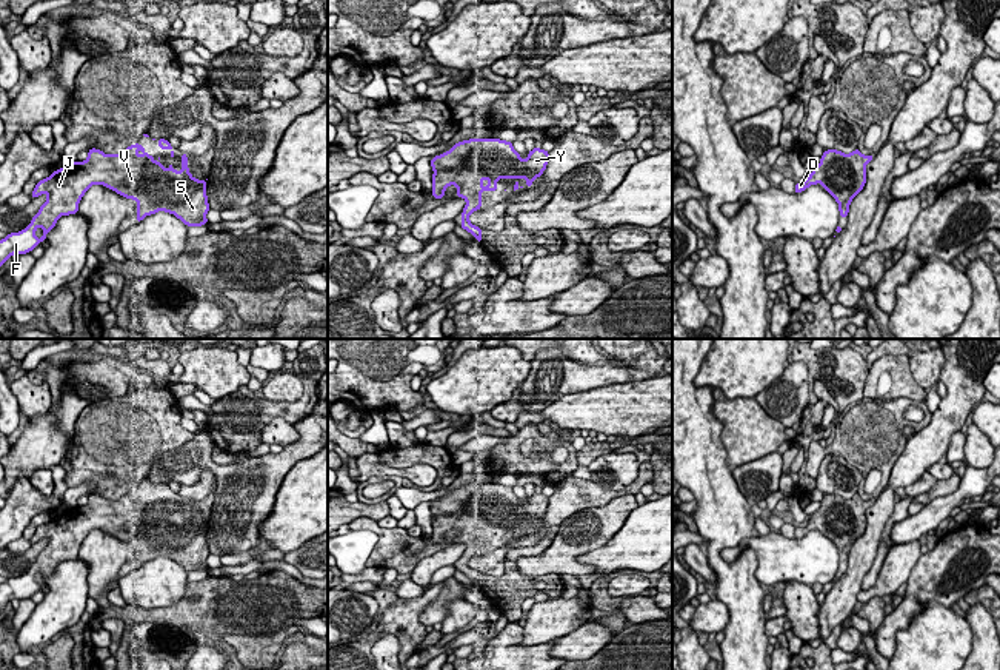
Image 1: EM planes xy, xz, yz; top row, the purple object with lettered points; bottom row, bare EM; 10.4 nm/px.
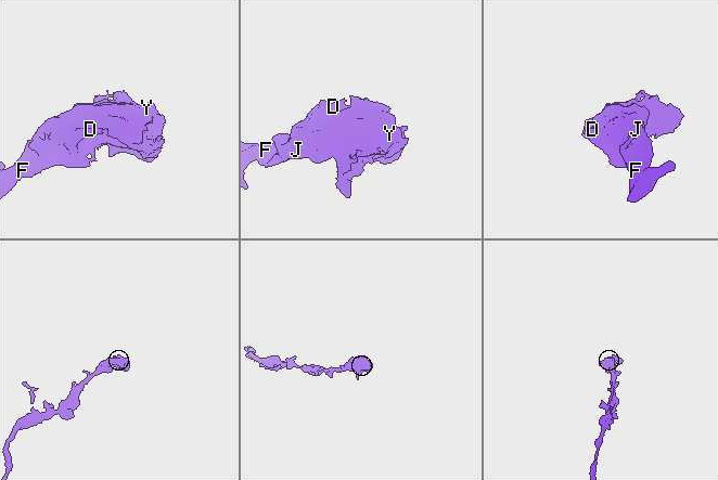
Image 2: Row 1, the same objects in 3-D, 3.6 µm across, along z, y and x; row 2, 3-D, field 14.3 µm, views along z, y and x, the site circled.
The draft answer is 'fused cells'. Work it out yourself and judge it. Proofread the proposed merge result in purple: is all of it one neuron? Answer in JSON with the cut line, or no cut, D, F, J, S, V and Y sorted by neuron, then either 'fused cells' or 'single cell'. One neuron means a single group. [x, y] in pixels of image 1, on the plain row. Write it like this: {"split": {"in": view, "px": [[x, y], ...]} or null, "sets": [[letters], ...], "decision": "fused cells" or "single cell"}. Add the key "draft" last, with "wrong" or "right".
{"split": null, "sets": [["D", "F", "J", "S", "V", "Y"]], "decision": "single cell", "draft": "wrong"}

